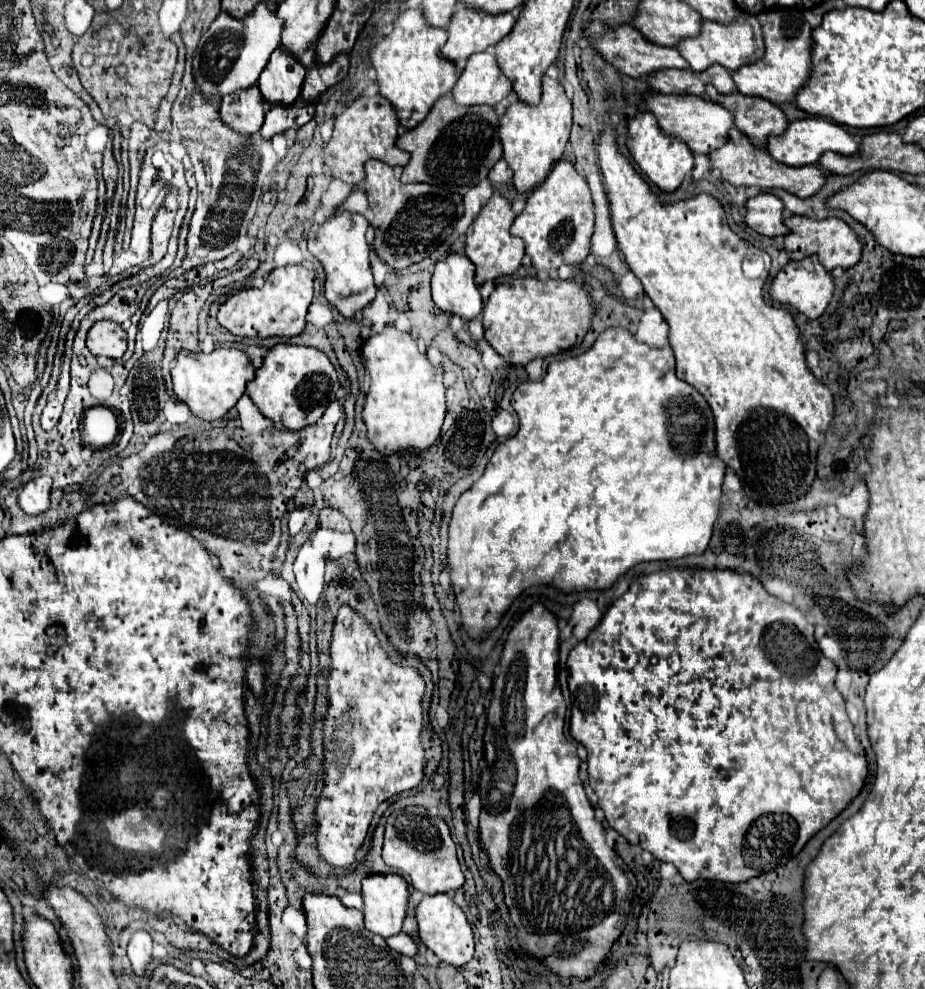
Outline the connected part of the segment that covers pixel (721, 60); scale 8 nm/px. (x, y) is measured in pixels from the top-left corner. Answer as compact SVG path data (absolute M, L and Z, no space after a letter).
M740 13L740 17L736 17L736 21L732 21L732 25L720 25L716 21L704 19L700 37L690 37L690 39L686 37L676 47L680 49L680 55L688 61L692 71L706 71L714 63L724 65L728 71L736 71L742 65L754 63L756 59L762 57L762 53L764 53L762 27L760 27L756 15L750 15L750 13Z

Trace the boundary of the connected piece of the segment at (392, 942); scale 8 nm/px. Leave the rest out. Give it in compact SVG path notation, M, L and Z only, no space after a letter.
M398 933L398 935L394 935L394 937L388 937L386 941L388 941L388 945L390 945L394 951L398 951L398 953L402 953L402 955L414 957L414 955L418 953L416 943L414 943L414 941L410 939L410 935L406 935L406 933Z

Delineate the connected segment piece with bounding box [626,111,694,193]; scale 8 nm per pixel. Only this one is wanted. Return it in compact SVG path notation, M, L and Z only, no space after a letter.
M648 111L638 113L628 123L626 149L632 155L632 159L636 161L636 165L642 169L642 173L666 193L676 191L680 187L684 175L688 171L692 171L692 167L694 167L694 157L692 157L692 151L688 149L688 145L684 141L680 141L680 139L672 139L672 137L664 135L660 131L658 123L656 123L656 117L652 113L648 113Z

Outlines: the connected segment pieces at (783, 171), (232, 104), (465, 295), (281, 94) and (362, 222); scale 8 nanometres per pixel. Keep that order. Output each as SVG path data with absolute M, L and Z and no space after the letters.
M732 129L732 133L728 133L728 145L722 145L720 149L716 149L716 153L712 153L712 157L708 159L712 169L720 171L722 179L726 179L736 187L744 185L744 187L762 187L762 189L784 189L800 199L806 199L818 193L820 187L824 185L824 173L814 165L804 165L800 169L782 165L774 161L766 151L756 149L750 143L750 139L744 137L744 133L740 133L738 129Z
M256 85L244 93L234 93L232 97L222 99L222 119L238 133L256 133L262 127L264 115L264 101L260 101L260 91Z
M448 253L436 263L432 299L442 311L456 313L466 321L482 311L482 297L474 283L474 265L466 255Z
M280 45L258 79L264 101L270 105L292 105L300 97L304 75L304 65L300 65L300 61Z
M338 213L336 217L318 225L316 231L310 231L308 235L308 251L322 263L326 273L324 297L346 319L352 319L356 311L368 307L376 297L376 285L368 261L368 251L370 251L370 245L366 241L368 227L370 223L362 215Z

